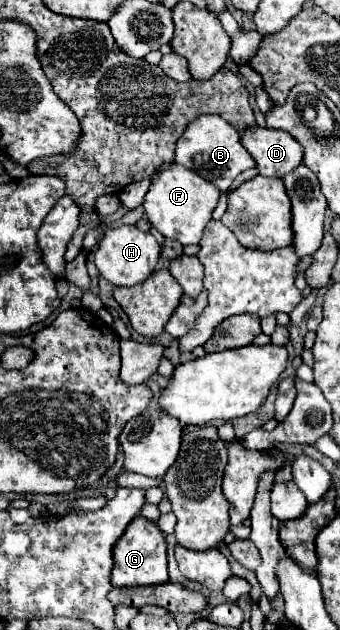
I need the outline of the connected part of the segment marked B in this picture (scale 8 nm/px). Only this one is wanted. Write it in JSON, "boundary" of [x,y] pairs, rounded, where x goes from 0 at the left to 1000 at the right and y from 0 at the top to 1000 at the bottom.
{"boundary":[[[600,181],[594,187],[571,190],[553,197],[547,210],[535,213],[535,219],[518,229],[518,251],[512,257],[582,273],[594,283],[618,286],[624,292],[635,292],[647,298],[647,305],[659,308],[682,286],[718,273],[747,267],[741,248],[729,244],[729,238],[718,238],[712,225],[706,225],[706,213],[647,184],[624,184],[624,181]]]}

